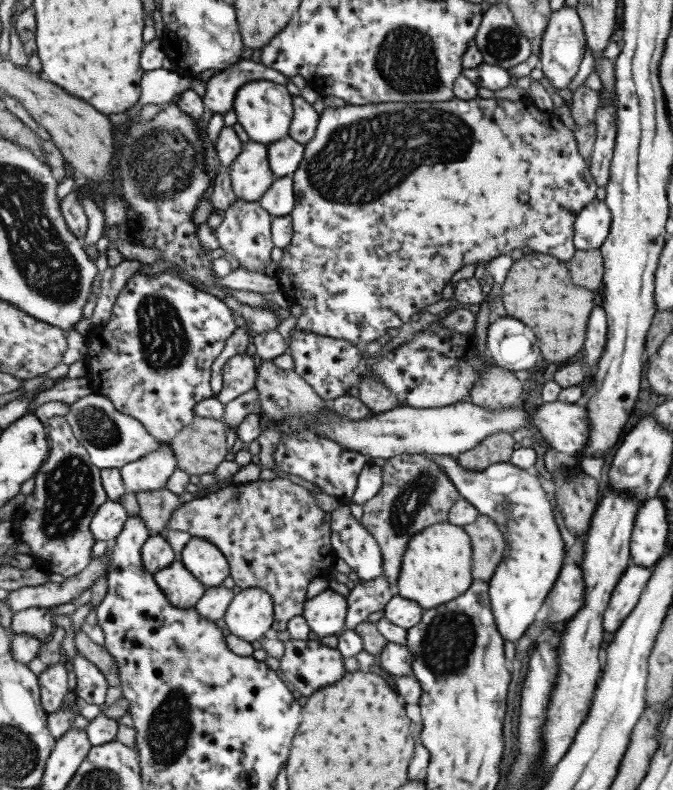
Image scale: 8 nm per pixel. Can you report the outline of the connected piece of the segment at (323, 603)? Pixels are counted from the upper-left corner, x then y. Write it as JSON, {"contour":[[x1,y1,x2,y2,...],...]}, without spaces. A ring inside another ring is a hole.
{"contour":[[330,589,315,598,308,599,303,615,311,630,319,637,333,636,333,634,338,636,347,630,348,608,347,597]]}

